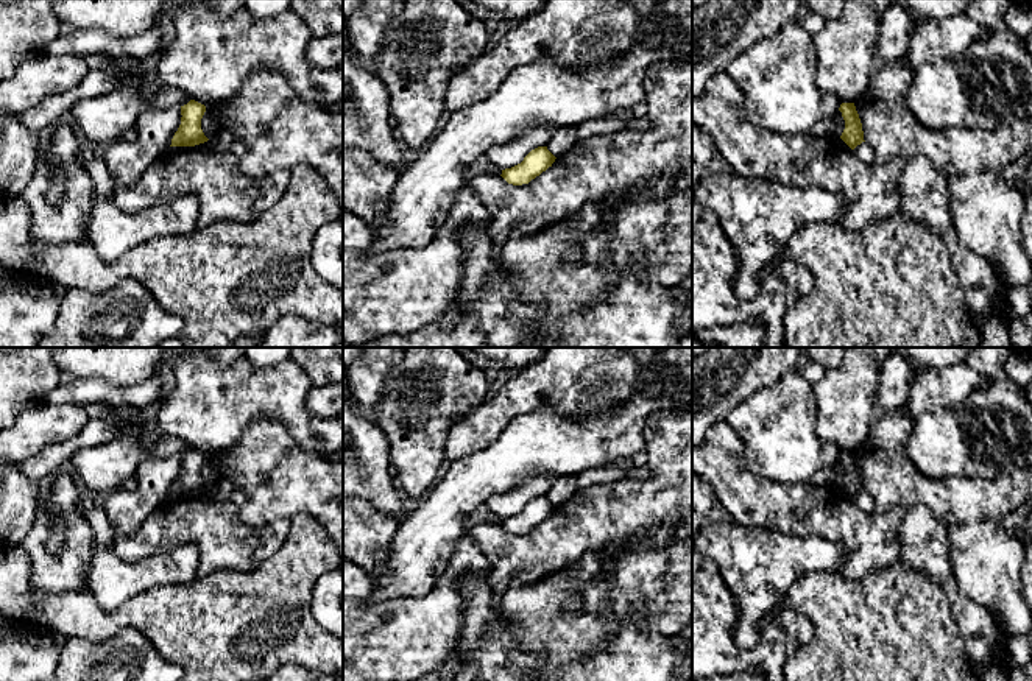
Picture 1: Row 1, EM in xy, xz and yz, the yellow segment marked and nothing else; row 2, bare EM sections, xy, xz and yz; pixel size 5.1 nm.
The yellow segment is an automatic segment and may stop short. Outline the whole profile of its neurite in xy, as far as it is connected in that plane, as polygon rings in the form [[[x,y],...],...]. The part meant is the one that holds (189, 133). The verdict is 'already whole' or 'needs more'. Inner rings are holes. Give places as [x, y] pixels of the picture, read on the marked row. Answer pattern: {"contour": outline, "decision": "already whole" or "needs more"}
{"contour": [[[190,100],[187,104],[181,106],[181,125],[171,139],[170,146],[195,146],[207,142],[201,129],[201,118],[206,112],[206,106]]], "decision": "already whole"}

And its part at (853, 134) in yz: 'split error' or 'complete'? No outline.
complete

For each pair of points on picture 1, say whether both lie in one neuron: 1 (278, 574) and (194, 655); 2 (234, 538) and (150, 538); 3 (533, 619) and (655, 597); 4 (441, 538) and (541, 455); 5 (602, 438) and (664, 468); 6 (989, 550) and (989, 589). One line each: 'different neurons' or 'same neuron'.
1: same neuron
2: same neuron
3: same neuron
4: same neuron
5: different neurons
6: same neuron

